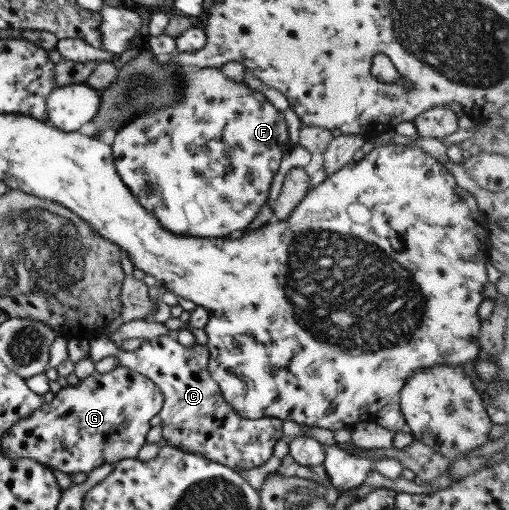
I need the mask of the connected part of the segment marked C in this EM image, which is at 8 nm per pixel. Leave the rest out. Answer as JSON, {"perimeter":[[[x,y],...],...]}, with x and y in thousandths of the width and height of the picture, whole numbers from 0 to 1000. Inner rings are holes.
{"perimeter":[[[196,655],[175,659],[175,676],[175,700],[187,712],[202,700],[228,696],[234,718],[271,727],[316,763],[322,771],[322,796],[306,825],[314,829],[318,857],[328,873],[391,890],[472,927],[525,908],[536,894],[540,869],[560,859],[552,843],[556,824],[485,824],[446,792],[432,759],[409,729],[413,682],[403,675],[385,673],[379,680],[363,680],[334,655],[285,665],[269,686],[253,690],[222,680],[220,661]]]}

